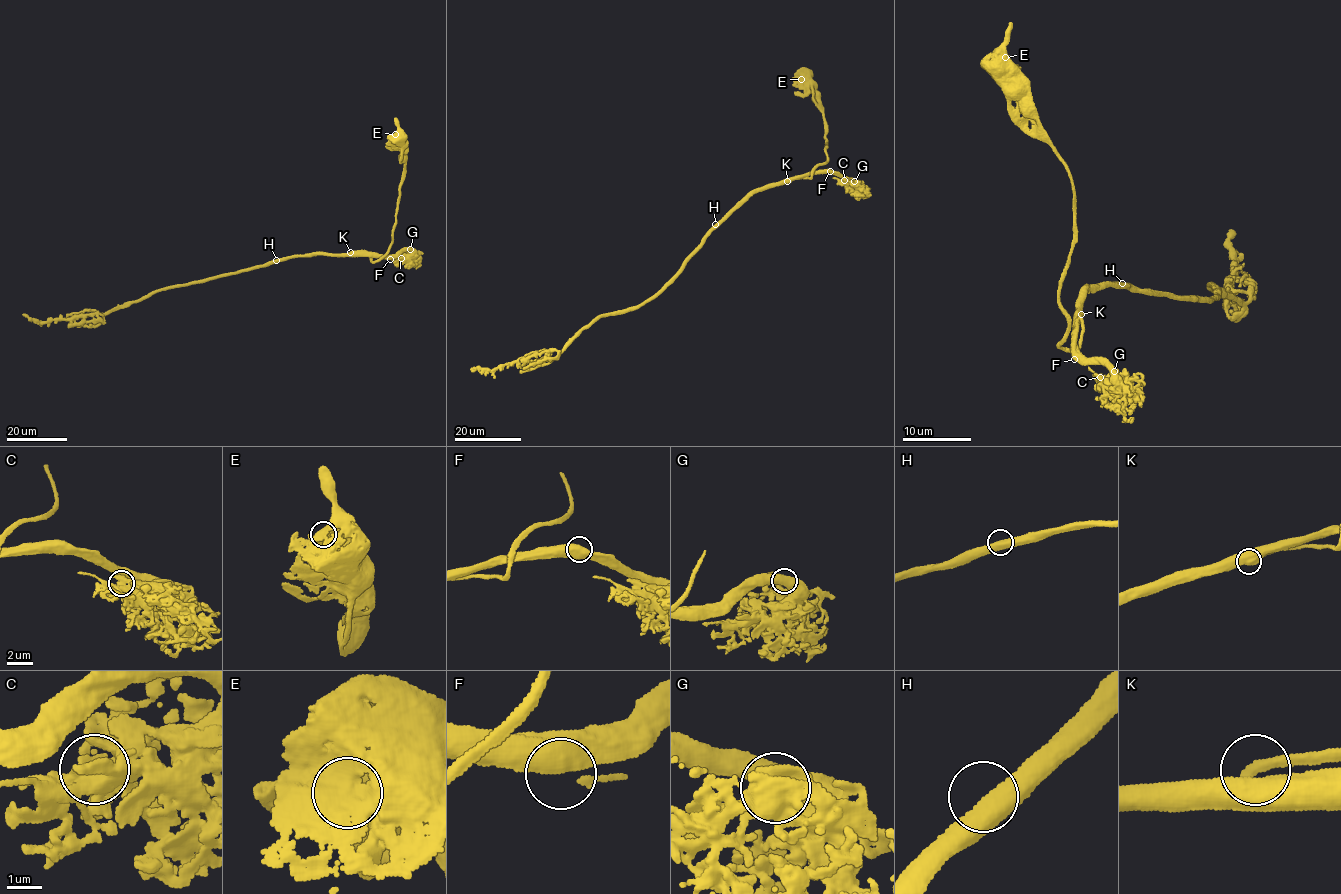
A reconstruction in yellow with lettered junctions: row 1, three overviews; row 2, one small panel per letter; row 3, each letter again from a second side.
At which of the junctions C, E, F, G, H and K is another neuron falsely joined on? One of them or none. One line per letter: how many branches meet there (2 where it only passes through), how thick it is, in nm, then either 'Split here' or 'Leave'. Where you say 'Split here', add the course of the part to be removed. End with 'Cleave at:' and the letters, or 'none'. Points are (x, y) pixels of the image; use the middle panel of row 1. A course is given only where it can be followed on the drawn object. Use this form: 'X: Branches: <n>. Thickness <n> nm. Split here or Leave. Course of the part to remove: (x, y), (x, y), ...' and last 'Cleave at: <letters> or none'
C: Branches: 3. Thickness 400 nm. Leave
E: Branches: 2. Thickness 550 nm. Leave
F: Branches: 1. Thickness 700 nm. Leave
G: Branches: 2. Thickness 550 nm. Leave
H: Branches: 2. Thickness 500 nm. Leave
K: Branches: 2. Thickness 500 nm. Leave
Cleave at: none

